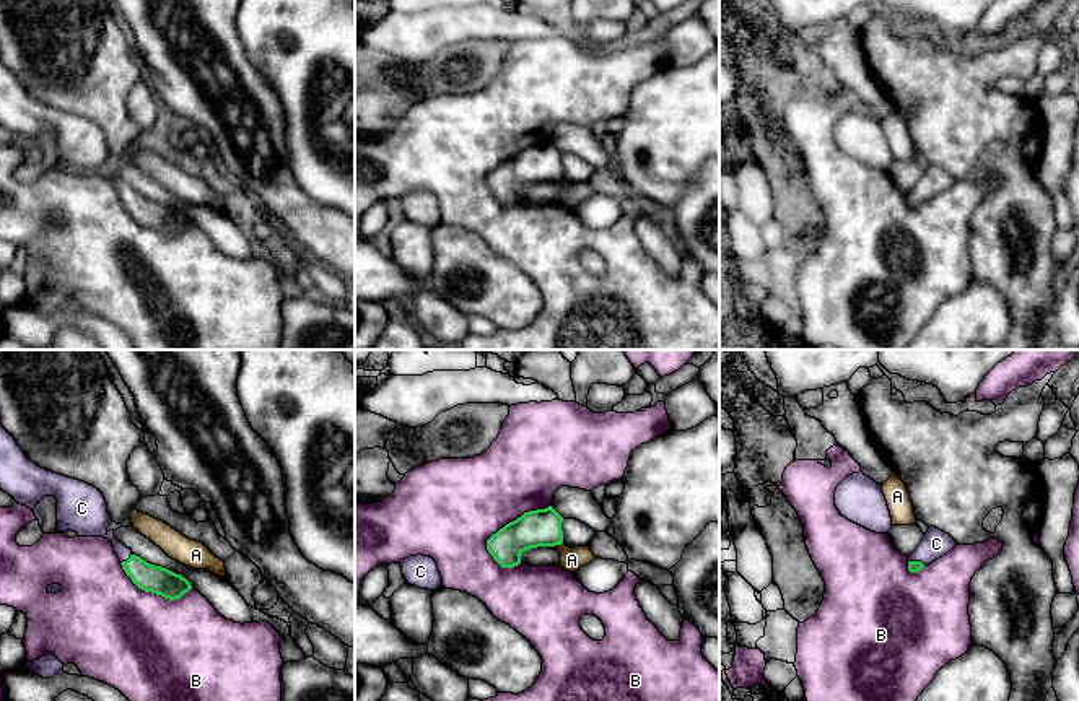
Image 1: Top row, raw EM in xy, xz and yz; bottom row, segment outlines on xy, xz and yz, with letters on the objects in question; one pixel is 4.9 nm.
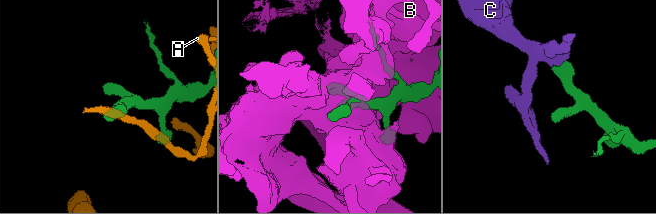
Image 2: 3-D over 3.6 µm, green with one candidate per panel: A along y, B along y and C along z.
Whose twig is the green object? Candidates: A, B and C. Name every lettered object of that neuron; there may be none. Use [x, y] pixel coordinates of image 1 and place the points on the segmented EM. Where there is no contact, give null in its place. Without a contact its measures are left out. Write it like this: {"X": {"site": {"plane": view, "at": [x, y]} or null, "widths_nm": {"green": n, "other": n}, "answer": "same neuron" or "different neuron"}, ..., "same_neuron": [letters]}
{"A": {"site": {"plane": "xz", "at": [557, 544]}, "widths_nm": {"green": 190, "other": 110}, "answer": "different neuron"}, "B": {"site": {"plane": "xz", "at": [505, 526]}, "widths_nm": {"green": 190, "other": 440}, "answer": "different neuron"}, "C": {"site": {"plane": "xy", "at": [127, 560]}, "widths_nm": {"green": 140, "other": 140}, "answer": "same neuron"}, "same_neuron": ["C"]}

